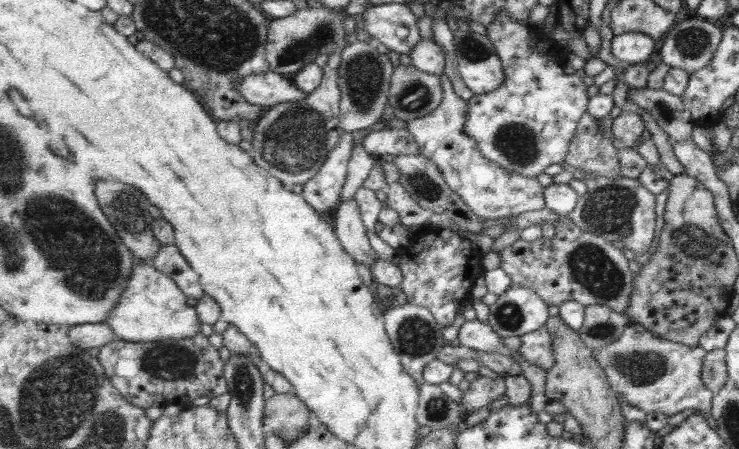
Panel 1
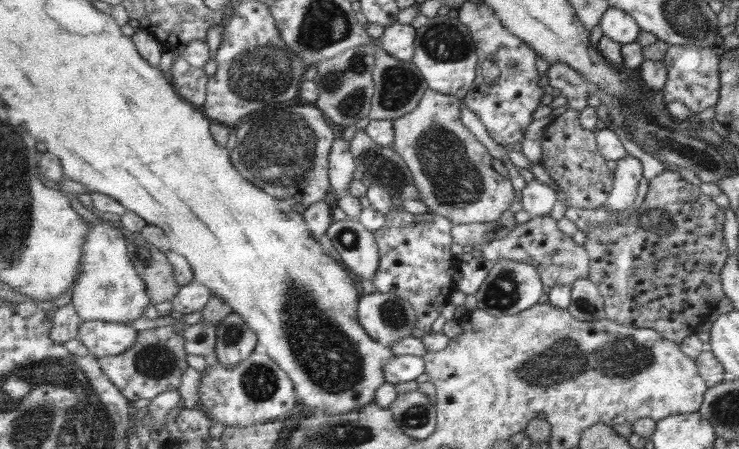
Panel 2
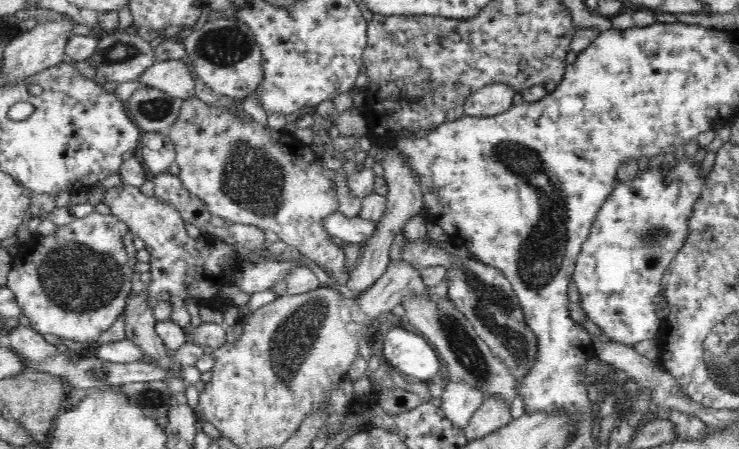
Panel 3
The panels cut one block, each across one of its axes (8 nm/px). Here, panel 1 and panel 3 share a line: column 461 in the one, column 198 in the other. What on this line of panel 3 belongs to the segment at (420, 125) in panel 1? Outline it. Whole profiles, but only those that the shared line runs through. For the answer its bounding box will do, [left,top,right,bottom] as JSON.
[170,98,354,282]

